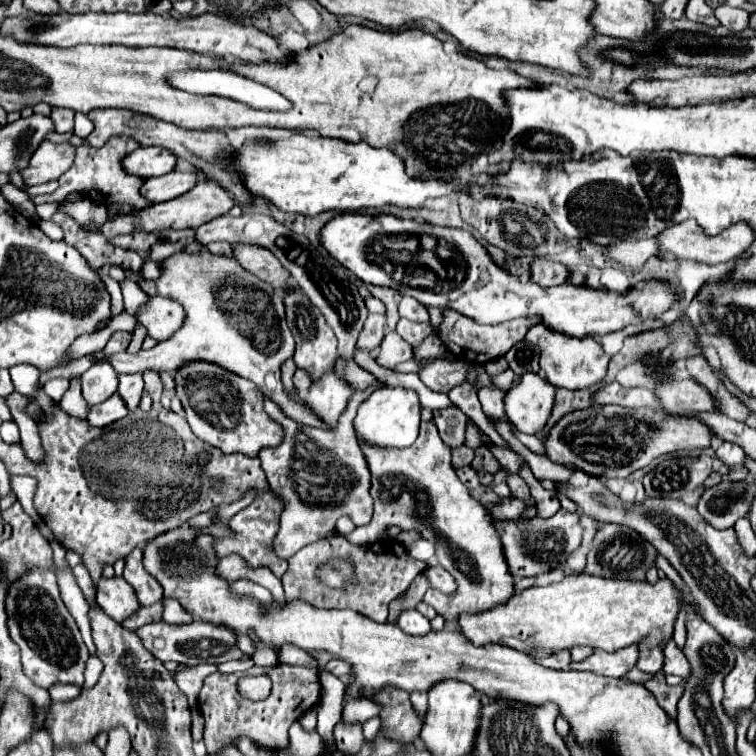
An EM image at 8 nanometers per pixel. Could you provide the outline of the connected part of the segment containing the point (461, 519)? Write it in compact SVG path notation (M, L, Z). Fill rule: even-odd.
M421 423L417 441L403 449L377 449L377 445L365 445L363 441L359 441L359 447L371 471L375 513L369 525L355 527L347 539L357 545L373 543L381 537L385 527L397 525L403 531L415 529L423 539L433 541L437 555L453 555L453 563L463 563L463 583L457 585L453 595L427 591L423 597L423 601L453 627L459 627L457 621L463 613L479 613L509 601L513 595L513 575L509 573L493 521L459 481L451 467L451 447L441 441L435 423Z

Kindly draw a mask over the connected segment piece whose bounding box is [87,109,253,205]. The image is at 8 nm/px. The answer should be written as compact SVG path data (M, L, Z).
M95 109L91 113L87 113L87 117L91 119L93 123L93 133L87 137L87 143L91 147L101 147L105 145L105 141L111 137L111 135L127 135L127 137L133 137L137 143L141 143L143 147L147 145L159 145L159 147L167 147L167 149L173 149L173 153L179 157L179 159L185 159L189 161L191 165L195 165L199 171L203 171L209 179L215 179L221 187L225 187L237 201L239 205L249 205L253 201L253 195L245 189L245 185L241 185L241 179L237 179L239 175L231 173L227 167L225 167L225 161L229 161L237 151L235 147L229 143L229 139L225 137L223 131L219 129L181 129L173 123L167 123L167 121L159 121L159 119L153 119L149 115L141 115L141 113L133 113L133 111L127 111L127 109Z

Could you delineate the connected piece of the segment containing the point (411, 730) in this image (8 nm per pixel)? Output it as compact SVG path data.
M385 689L385 693L377 693L371 697L373 703L381 705L381 733L385 739L413 743L419 737L423 721L415 713L409 693L401 693L401 689Z

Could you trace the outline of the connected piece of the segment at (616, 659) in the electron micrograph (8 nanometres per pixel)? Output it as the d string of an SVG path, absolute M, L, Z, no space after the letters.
M637 645L607 653L607 651L595 651L591 657L587 657L581 663L571 663L571 669L575 671L591 671L603 677L621 677L625 675L635 663L637 663L639 651Z

